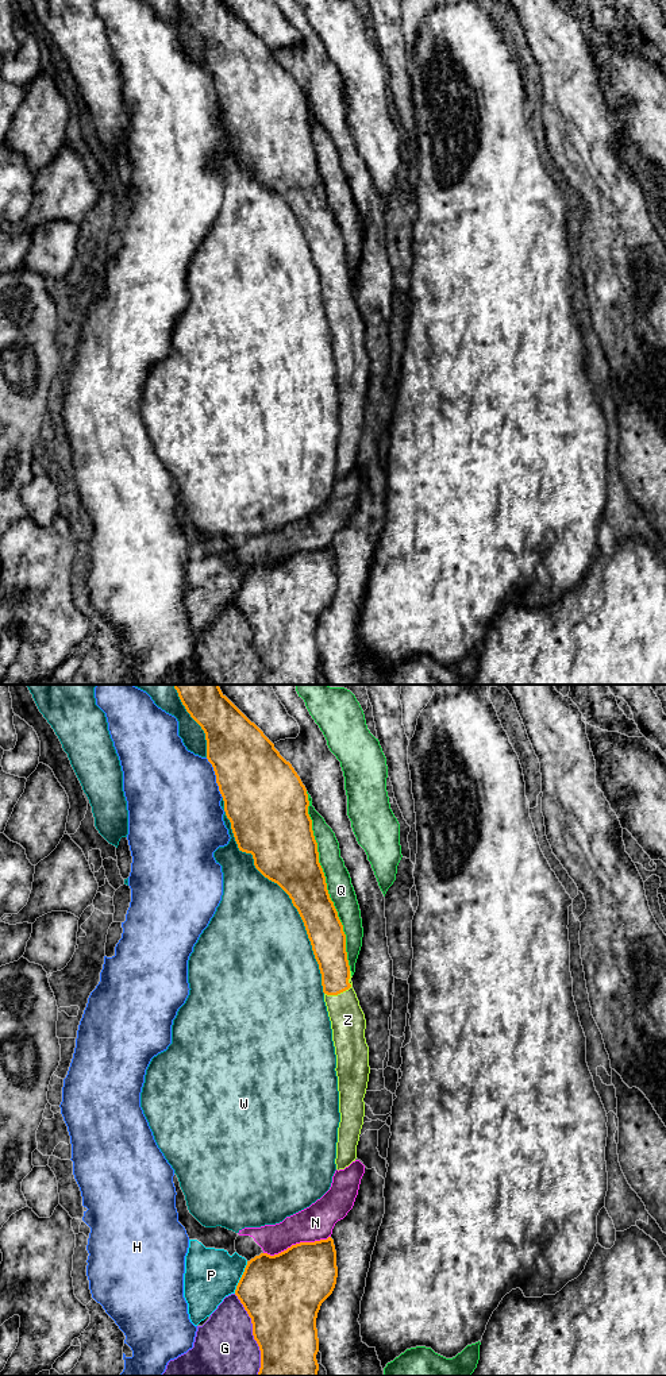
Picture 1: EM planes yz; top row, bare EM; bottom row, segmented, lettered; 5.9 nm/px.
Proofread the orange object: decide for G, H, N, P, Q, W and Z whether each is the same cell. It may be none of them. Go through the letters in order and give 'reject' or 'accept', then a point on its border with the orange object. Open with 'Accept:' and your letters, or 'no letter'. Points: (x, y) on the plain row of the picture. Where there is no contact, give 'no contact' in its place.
Accept: Z
G: reject | yz (253, 643)
H: reject | yz (216, 87)
N: reject | yz (296, 552)
P: reject | yz (241, 586)
Q: reject | yz (324, 189)
W: reject | yz (284, 199)
Z: accept | yz (345, 299)

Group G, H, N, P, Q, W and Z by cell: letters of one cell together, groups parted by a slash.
G / H / N P / Q / W / Z

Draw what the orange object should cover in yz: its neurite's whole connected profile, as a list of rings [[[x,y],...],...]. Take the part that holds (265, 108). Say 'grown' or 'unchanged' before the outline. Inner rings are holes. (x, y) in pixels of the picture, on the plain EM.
grown; [[[222,0],[177,1],[186,20],[205,42],[207,68],[213,76],[239,159],[251,162],[255,177],[289,204],[304,231],[319,273],[336,363],[340,431],[335,473],[338,479],[344,478],[357,467],[363,433],[363,406],[370,382],[369,355],[365,347],[365,323],[353,297],[346,243],[319,171],[307,97],[274,53]]]

